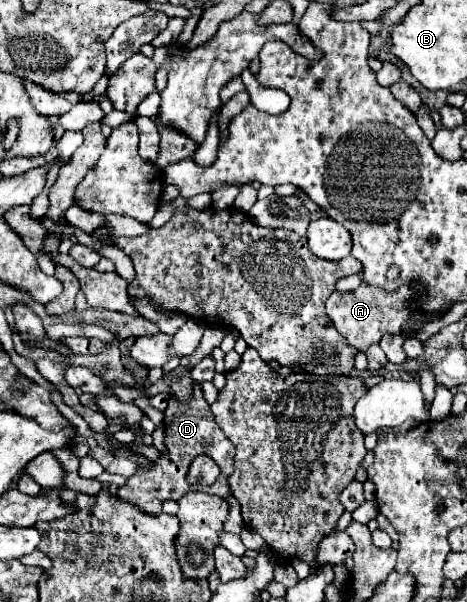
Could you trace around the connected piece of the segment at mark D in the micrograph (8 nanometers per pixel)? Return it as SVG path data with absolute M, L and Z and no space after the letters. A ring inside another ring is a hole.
M189 373L183 375L183 379L179 383L171 385L169 391L169 405L165 411L165 445L167 445L167 455L161 455L155 463L153 469L143 469L139 467L139 471L127 479L127 483L119 489L119 499L125 503L131 503L135 507L139 507L141 511L149 513L149 515L159 515L161 513L161 505L167 499L179 501L183 495L187 495L189 491L198 489L205 493L213 493L213 495L227 495L229 493L229 485L227 485L227 477L231 471L231 463L233 463L233 455L235 455L235 447L233 443L223 435L221 427L215 423L213 413L207 405L207 401L203 399L201 393L201 383L193 381L189 377ZM197 455L209 455L217 467L221 469L221 475L217 477L217 481L209 487L189 485L185 475L189 471L189 465L193 463L193 459Z

